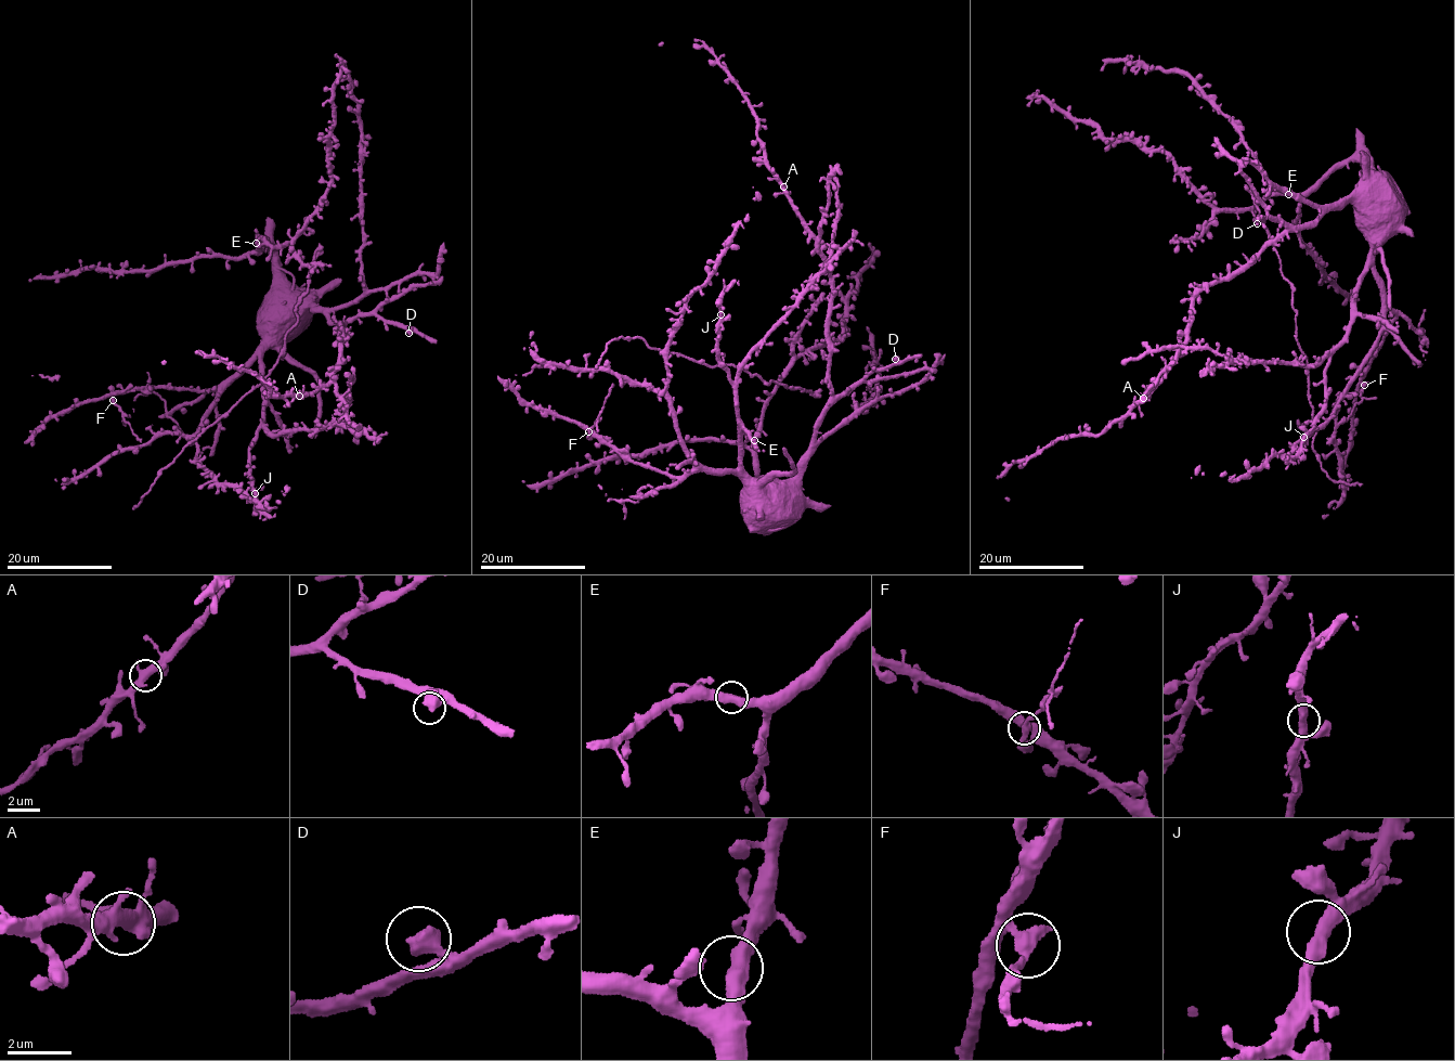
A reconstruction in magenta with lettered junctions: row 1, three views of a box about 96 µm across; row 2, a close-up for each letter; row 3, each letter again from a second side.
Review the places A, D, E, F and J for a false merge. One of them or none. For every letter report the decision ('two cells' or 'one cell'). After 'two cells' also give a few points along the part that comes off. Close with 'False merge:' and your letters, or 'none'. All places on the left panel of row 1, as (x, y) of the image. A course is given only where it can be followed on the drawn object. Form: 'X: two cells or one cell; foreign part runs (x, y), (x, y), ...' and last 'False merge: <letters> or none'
A: one cell
D: one cell
E: one cell
F: one cell
J: one cell
False merge: none

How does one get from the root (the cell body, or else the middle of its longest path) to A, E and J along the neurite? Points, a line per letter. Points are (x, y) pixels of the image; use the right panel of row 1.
A: (1371, 216), (1364, 205), (1349, 202), (1288, 228), (1246, 266), (1210, 282), (1195, 296), (1185, 344), (1143, 398)
E: (1371, 216), (1366, 208), (1366, 167), (1358, 162), (1337, 163), (1307, 190), (1288, 194)
J: (1371, 216), (1371, 254), (1358, 289), (1354, 321), (1326, 369), (1325, 409), (1313, 430), (1303, 437)

